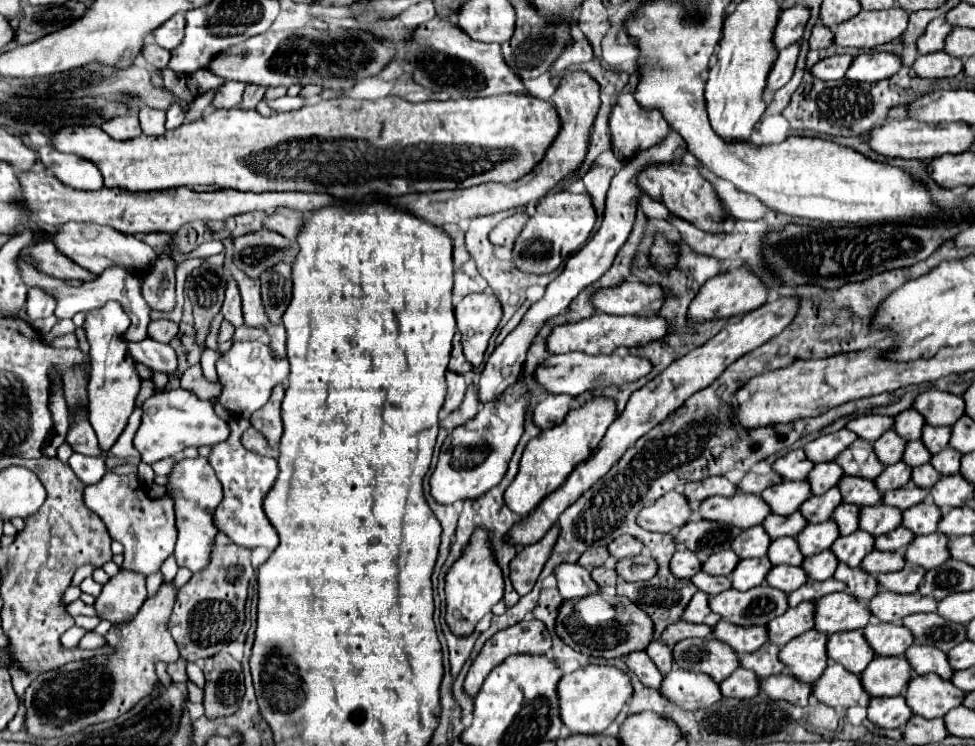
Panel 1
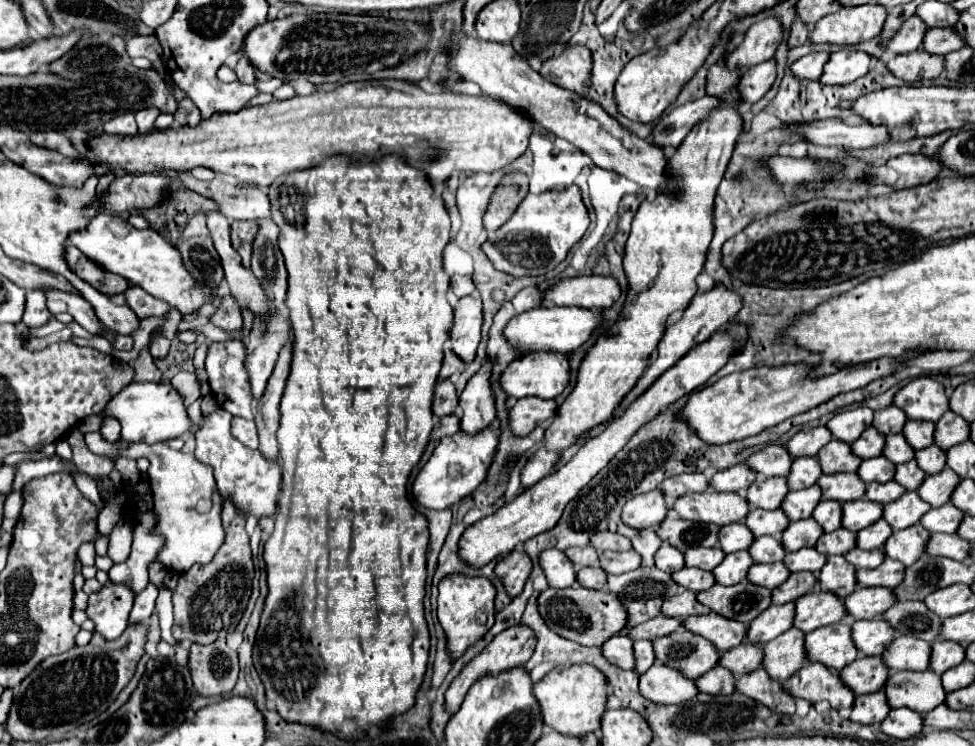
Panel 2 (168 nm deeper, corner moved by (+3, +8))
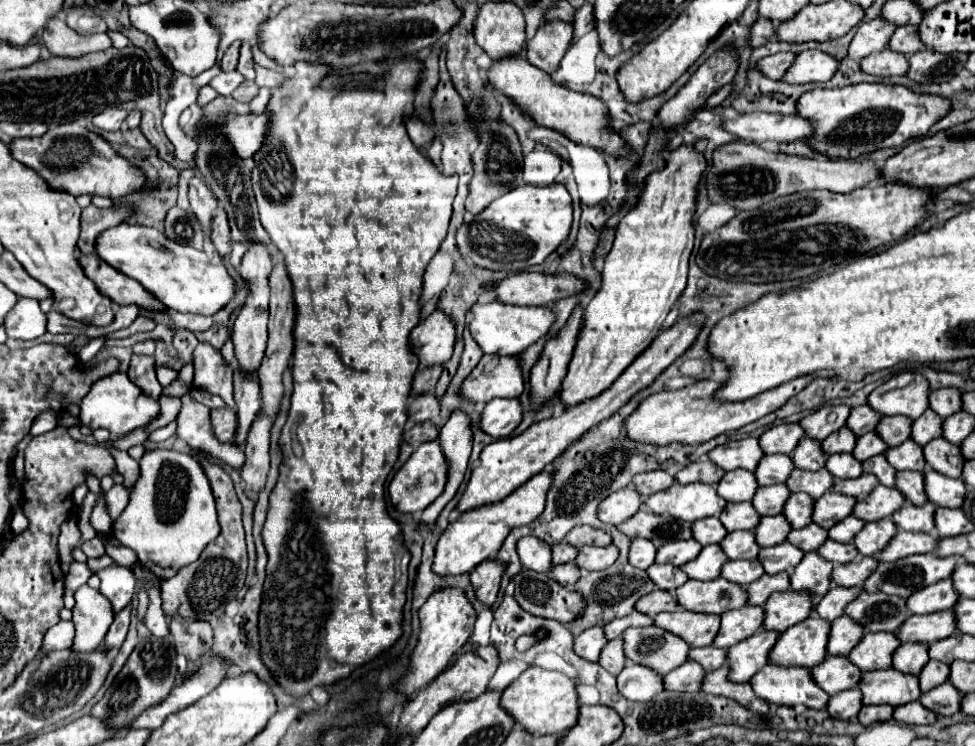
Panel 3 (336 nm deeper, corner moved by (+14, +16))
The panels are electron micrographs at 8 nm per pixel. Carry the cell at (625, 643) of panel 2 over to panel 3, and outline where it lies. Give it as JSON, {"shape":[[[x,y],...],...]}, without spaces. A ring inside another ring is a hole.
{"shape":[[[594,626],[594,628],[588,628],[574,638],[574,652],[588,662],[596,662],[604,644],[606,644],[606,638],[604,638],[602,628]]]}

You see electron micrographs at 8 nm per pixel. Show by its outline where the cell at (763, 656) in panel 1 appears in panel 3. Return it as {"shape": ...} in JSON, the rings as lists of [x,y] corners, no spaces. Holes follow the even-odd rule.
{"shape":[[[704,646],[704,648],[692,648],[688,652],[688,658],[698,662],[706,672],[712,672],[720,668],[726,662],[726,650],[720,650],[716,646]]]}

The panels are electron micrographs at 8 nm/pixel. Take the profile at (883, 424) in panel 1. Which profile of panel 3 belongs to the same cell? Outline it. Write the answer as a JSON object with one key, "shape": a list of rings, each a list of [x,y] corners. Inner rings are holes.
{"shape":[[[822,406],[800,420],[800,426],[804,426],[804,434],[812,440],[822,442],[826,436],[836,432],[846,424],[846,418],[850,414],[848,406]]]}

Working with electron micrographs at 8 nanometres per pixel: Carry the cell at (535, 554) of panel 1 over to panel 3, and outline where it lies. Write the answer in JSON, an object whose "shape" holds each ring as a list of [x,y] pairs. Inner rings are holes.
{"shape":[[[490,558],[488,562],[482,562],[470,572],[470,584],[474,586],[476,598],[488,608],[492,608],[492,604],[496,602],[502,572],[504,572],[504,564],[494,558]]]}

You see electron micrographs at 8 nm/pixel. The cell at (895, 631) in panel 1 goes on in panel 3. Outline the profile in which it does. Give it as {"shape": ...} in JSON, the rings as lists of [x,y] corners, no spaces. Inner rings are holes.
{"shape":[[[840,616],[830,626],[828,636],[828,654],[832,656],[846,656],[862,638],[860,624],[850,620],[848,616]]]}

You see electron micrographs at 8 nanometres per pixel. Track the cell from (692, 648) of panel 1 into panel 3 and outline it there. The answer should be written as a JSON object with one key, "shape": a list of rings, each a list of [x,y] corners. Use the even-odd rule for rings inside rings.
{"shape":[[[658,626],[628,628],[622,634],[624,654],[634,664],[646,666],[664,676],[688,660],[690,646]]]}

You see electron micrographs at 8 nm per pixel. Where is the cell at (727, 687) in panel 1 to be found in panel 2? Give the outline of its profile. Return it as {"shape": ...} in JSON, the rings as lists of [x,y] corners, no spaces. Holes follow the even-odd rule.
{"shape":[[[715,666],[705,676],[697,678],[695,684],[697,684],[699,692],[705,692],[705,694],[731,694],[731,692],[735,692],[735,676],[731,676],[731,672],[727,672],[727,668],[719,668],[719,666]]]}

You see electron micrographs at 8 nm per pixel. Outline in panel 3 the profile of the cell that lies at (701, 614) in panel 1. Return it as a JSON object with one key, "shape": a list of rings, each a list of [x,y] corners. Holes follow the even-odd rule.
{"shape":[[[654,590],[636,602],[636,610],[646,612],[648,616],[656,616],[660,612],[674,612],[678,608],[674,596],[666,590]]]}

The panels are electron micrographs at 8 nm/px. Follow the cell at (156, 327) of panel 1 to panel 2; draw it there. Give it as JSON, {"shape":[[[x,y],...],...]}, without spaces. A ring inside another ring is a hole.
{"shape":[[[153,332],[151,334],[151,346],[149,346],[149,352],[153,358],[161,358],[169,352],[169,340],[161,334],[161,332]]]}

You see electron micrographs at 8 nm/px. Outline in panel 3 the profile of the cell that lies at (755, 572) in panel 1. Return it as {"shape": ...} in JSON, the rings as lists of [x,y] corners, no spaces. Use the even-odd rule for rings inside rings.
{"shape":[[[710,544],[704,546],[702,552],[688,564],[680,566],[680,570],[688,576],[688,578],[696,578],[696,580],[712,580],[720,576],[720,568],[726,562],[724,552],[720,550],[718,544]]]}

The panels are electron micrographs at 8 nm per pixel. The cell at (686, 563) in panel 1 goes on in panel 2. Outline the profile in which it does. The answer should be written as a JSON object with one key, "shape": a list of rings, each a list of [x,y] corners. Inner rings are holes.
{"shape":[[[663,544],[655,554],[655,566],[667,574],[673,574],[681,568],[685,568],[685,556],[681,552],[675,552],[669,544]]]}

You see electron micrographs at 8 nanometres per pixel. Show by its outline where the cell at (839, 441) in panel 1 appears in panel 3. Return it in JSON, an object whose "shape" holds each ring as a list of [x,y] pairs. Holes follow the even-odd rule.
{"shape":[[[780,424],[768,428],[760,438],[760,448],[766,454],[792,454],[798,440],[804,436],[804,430],[800,424]]]}

